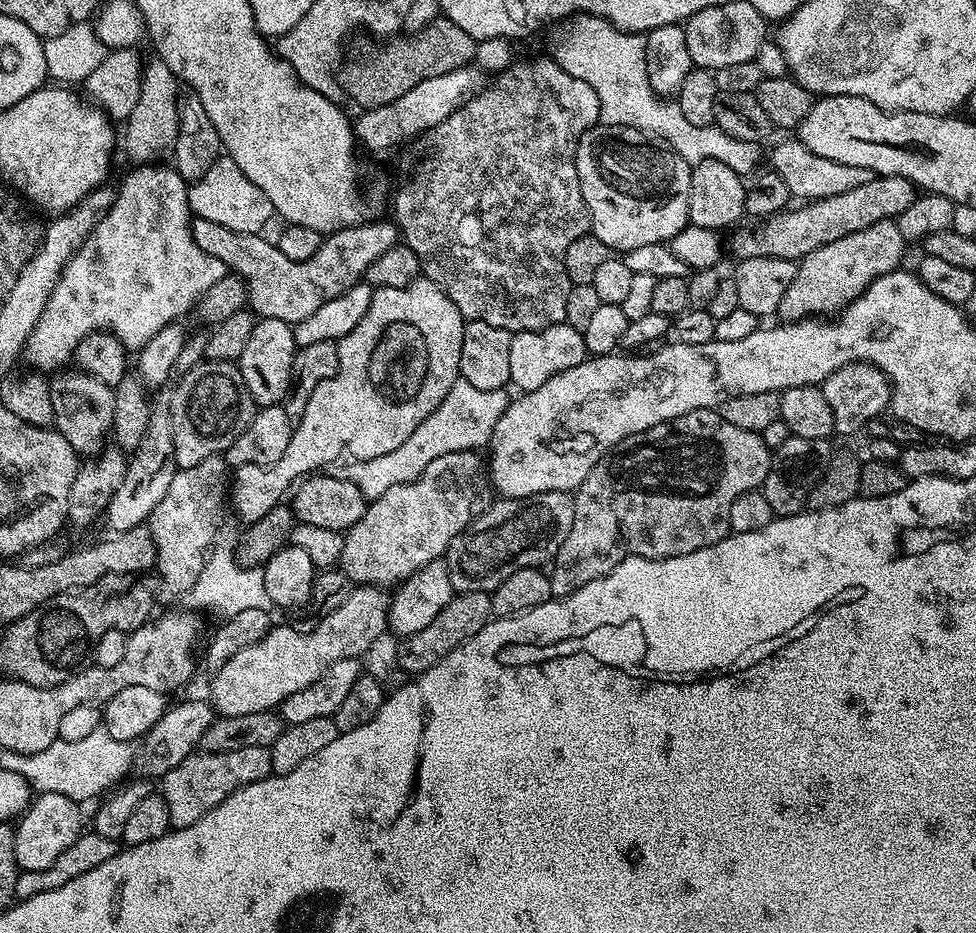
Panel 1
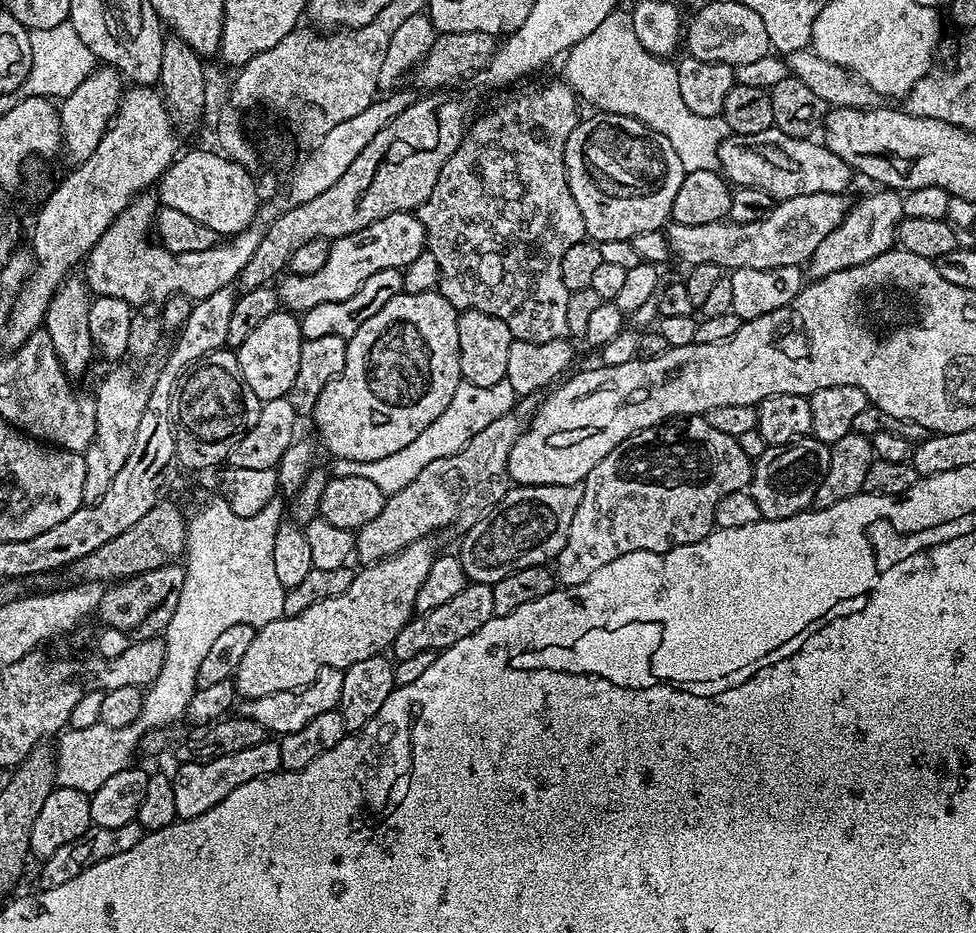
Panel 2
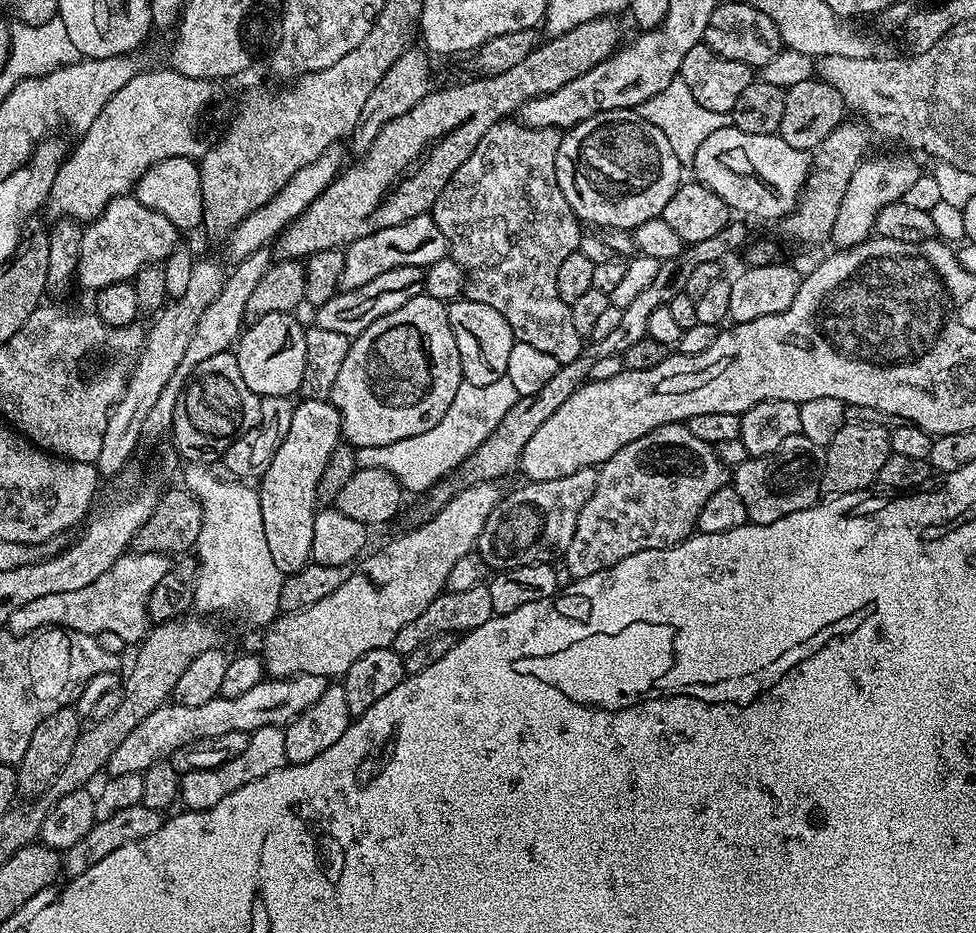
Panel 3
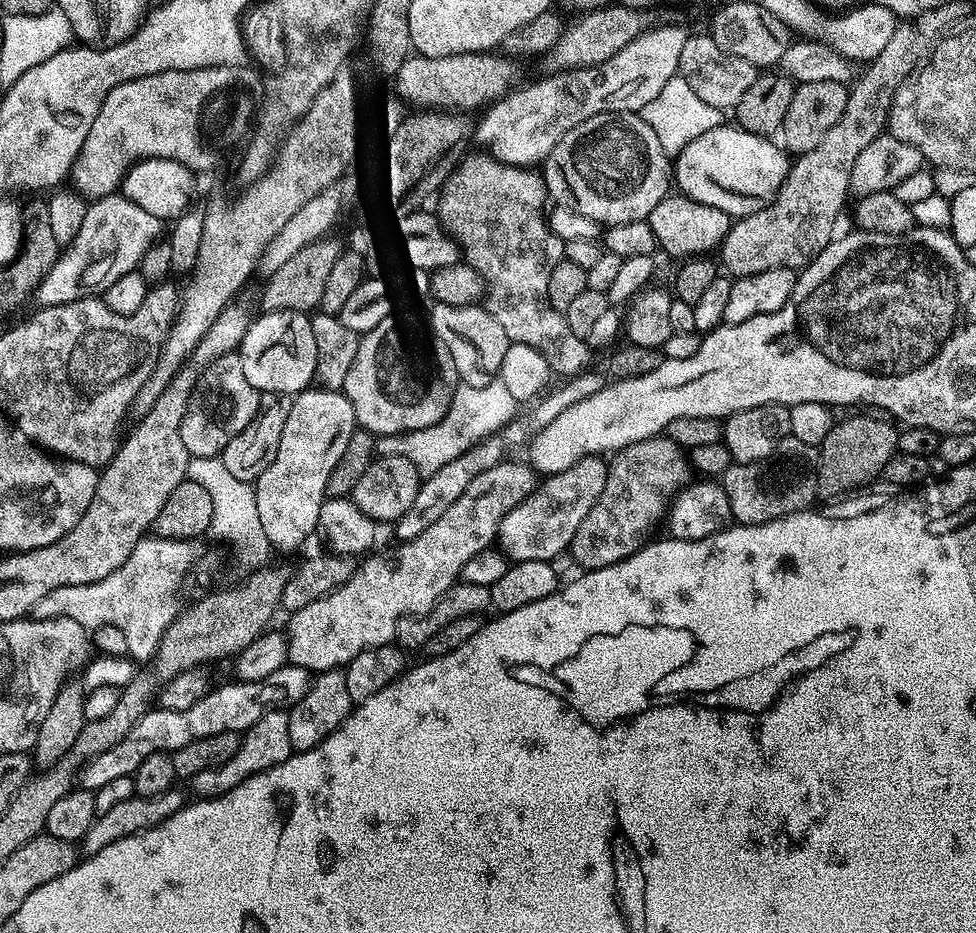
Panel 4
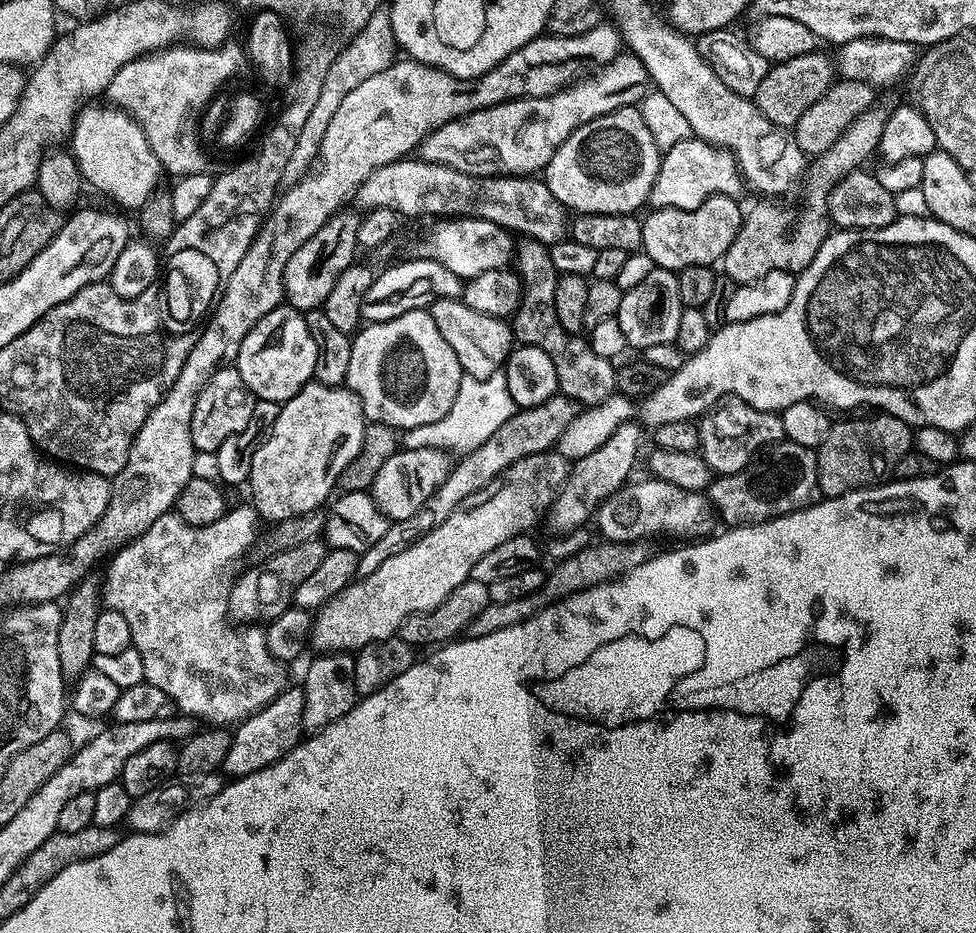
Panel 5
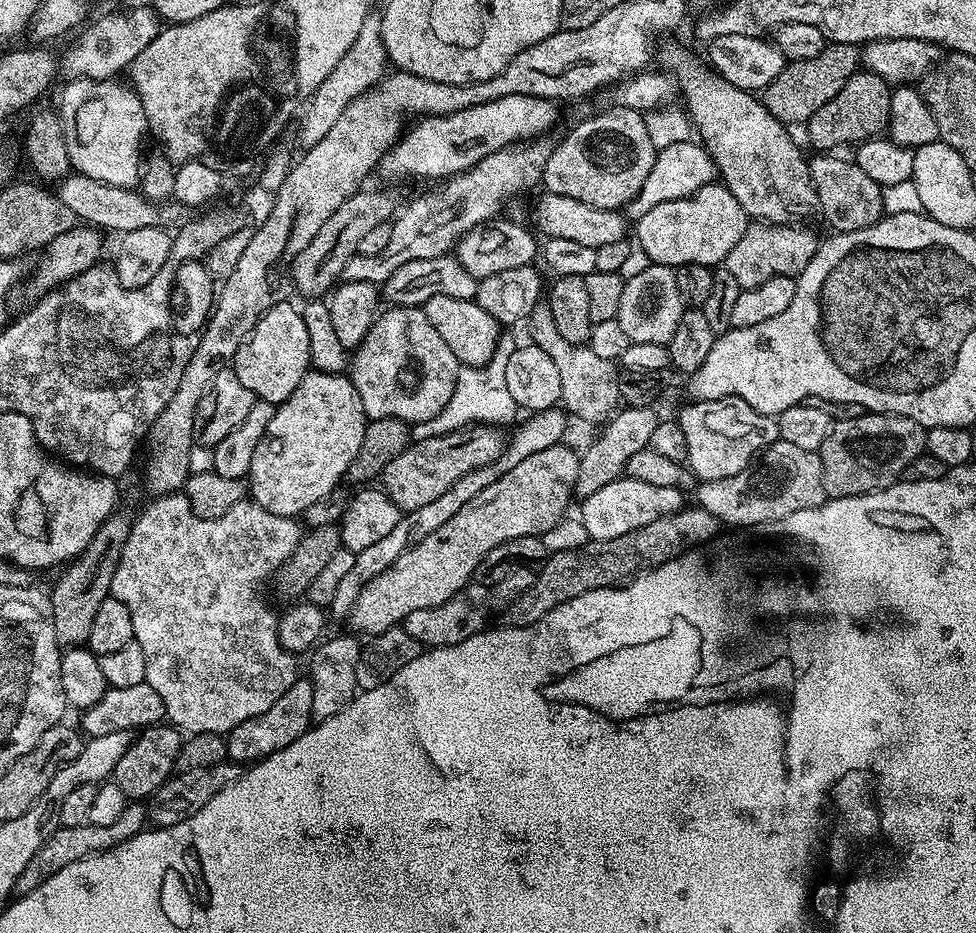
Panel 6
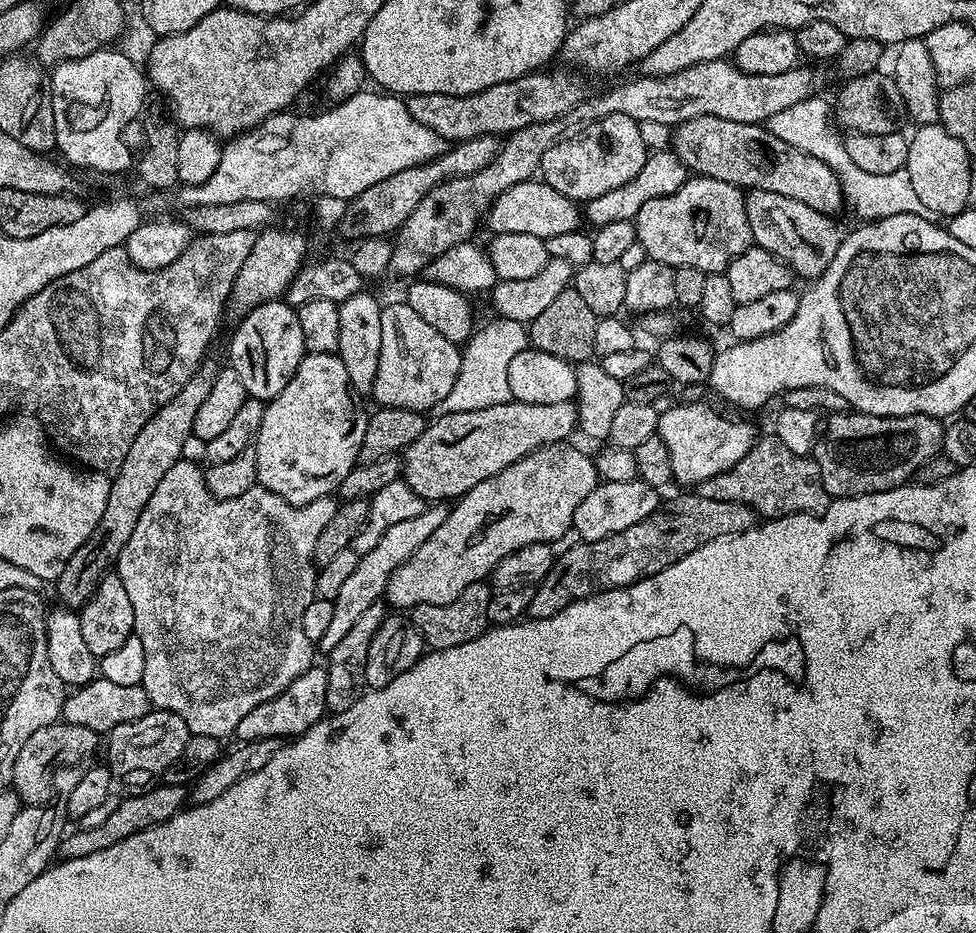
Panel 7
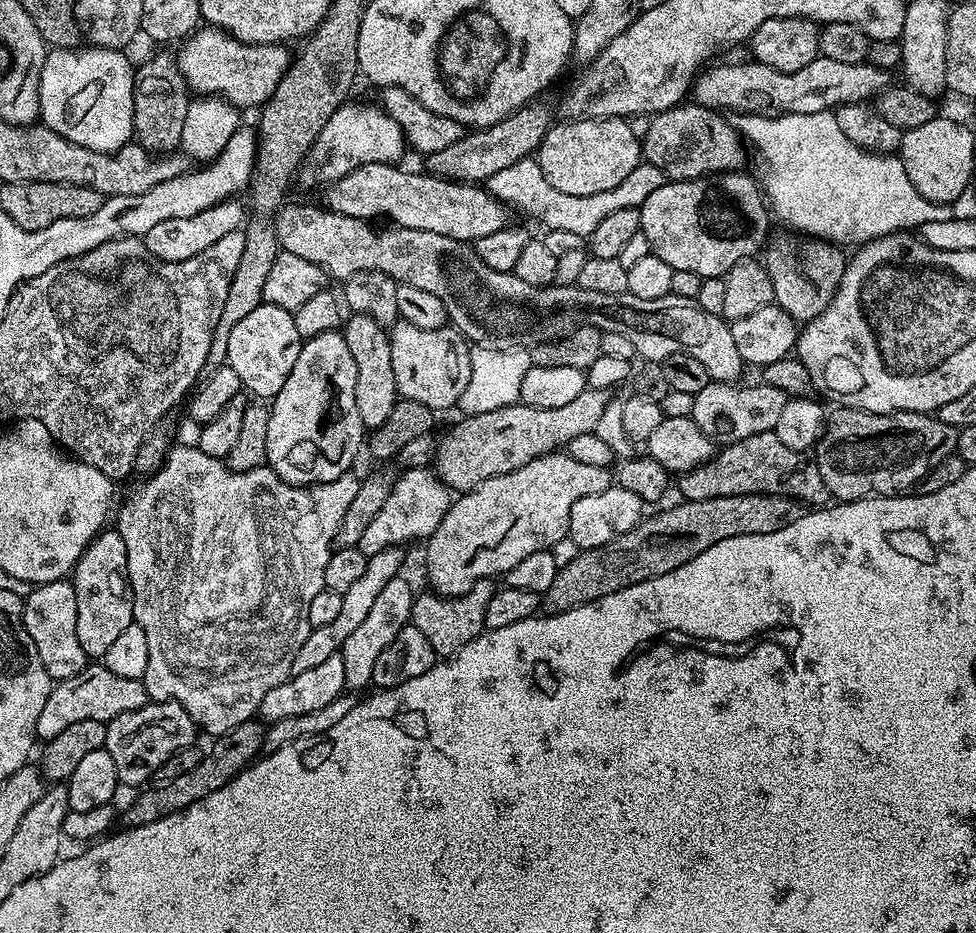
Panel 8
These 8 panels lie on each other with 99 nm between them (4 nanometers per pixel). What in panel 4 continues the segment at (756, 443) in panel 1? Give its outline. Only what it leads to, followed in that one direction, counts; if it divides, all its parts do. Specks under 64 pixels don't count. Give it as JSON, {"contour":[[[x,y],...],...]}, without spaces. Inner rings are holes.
{"contour":[[[664,434],[651,436],[649,440],[619,449],[614,458],[616,461],[611,461],[602,498],[598,498],[590,514],[582,518],[582,526],[578,526],[572,539],[570,556],[573,556],[584,570],[616,564],[641,547],[645,539],[643,536],[647,534],[652,519],[660,511],[661,515],[666,508],[664,476],[678,475],[684,464],[686,468],[685,449],[678,447]]]}

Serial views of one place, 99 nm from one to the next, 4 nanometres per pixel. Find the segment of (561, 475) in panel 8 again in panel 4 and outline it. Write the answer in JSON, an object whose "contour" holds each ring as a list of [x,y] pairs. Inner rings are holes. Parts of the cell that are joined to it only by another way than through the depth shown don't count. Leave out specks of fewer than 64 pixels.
{"contour":[[[505,458],[498,466],[490,466],[490,470],[486,470],[486,474],[478,474],[478,478],[474,478],[474,482],[466,486],[462,498],[458,498],[458,502],[454,502],[454,506],[450,506],[450,510],[446,510],[446,514],[442,514],[442,518],[438,518],[434,526],[426,526],[426,530],[422,530],[418,538],[401,543],[396,546],[400,548],[394,549],[393,552],[384,552],[381,556],[369,555],[357,567],[350,582],[318,598],[318,602],[310,602],[310,606],[302,606],[302,610],[291,613],[289,620],[292,621],[289,622],[288,628],[286,627],[291,663],[302,666],[313,674],[331,668],[343,669],[355,656],[362,654],[362,650],[393,643],[396,639],[398,618],[425,616],[438,602],[438,598],[442,598],[442,594],[446,594],[446,590],[450,590],[450,586],[460,580],[460,571],[464,569],[466,562],[470,562],[474,554],[497,543],[500,524],[508,513],[513,512],[536,491],[537,469],[533,468],[531,463],[521,460]]]}

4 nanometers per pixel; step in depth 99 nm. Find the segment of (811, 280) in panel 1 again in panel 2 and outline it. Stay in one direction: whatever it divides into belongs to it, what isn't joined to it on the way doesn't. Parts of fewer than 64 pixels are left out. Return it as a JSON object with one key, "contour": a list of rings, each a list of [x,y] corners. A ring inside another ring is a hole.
{"contour":[[[896,190],[872,191],[876,192],[862,197],[857,204],[855,201],[844,215],[844,221],[822,238],[810,261],[813,277],[829,276],[850,266],[870,262],[870,258],[878,258],[878,254],[889,251],[896,244],[896,228],[905,217],[901,193]]]}

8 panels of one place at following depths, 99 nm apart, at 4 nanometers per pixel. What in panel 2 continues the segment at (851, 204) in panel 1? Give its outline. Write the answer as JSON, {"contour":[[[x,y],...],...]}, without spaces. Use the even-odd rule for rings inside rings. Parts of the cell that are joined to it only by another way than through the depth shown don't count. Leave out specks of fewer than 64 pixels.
{"contour":[[[802,194],[798,198],[773,203],[770,214],[758,222],[734,224],[727,219],[706,222],[706,226],[686,226],[675,222],[666,228],[668,245],[684,266],[713,264],[722,270],[774,270],[778,266],[804,266],[811,261],[822,238],[844,221],[850,207],[844,194]]]}

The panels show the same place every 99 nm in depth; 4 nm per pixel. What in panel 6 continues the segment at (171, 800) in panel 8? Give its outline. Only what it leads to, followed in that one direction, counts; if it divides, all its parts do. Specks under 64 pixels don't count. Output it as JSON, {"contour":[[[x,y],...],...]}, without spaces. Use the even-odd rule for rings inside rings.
{"contour":[[[129,802],[124,808],[122,818],[118,818],[118,822],[113,822],[111,826],[94,826],[87,823],[82,826],[57,827],[52,836],[46,838],[46,842],[42,842],[42,850],[38,850],[38,854],[34,854],[34,858],[30,858],[29,865],[22,872],[22,878],[18,878],[15,895],[22,897],[30,894],[38,886],[42,886],[42,882],[46,878],[58,874],[58,870],[66,870],[66,866],[70,866],[74,862],[85,860],[88,856],[108,852],[114,846],[134,838],[139,832],[145,831],[148,823],[147,807],[140,802]]]}

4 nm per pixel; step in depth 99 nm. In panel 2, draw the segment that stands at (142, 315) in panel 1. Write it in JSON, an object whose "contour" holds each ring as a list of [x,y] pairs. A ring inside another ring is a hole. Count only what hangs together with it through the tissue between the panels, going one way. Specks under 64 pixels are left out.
{"contour":[[[145,190],[132,197],[132,201],[114,218],[112,223],[114,235],[111,231],[102,234],[102,238],[98,238],[98,242],[83,261],[84,272],[82,271],[82,276],[87,283],[89,293],[96,296],[114,296],[122,298],[127,304],[141,306],[149,305],[153,301],[152,296],[157,296],[157,301],[163,302],[169,296],[177,294],[187,296],[189,300],[195,302],[214,294],[214,290],[222,290],[235,285],[240,279],[242,266],[246,266],[246,262],[250,262],[250,258],[254,258],[254,250],[258,250],[264,237],[264,228],[250,227],[245,232],[239,232],[234,237],[234,242],[217,242],[210,250],[202,250],[194,254],[168,253],[159,243],[154,242],[152,237],[158,211],[158,200],[153,193],[152,196],[150,193],[151,191]]]}

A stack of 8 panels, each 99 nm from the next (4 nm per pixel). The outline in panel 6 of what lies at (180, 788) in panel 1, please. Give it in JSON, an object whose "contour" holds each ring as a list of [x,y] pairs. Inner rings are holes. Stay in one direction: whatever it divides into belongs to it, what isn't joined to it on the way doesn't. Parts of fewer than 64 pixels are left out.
{"contour":[[[296,679],[290,686],[290,690],[286,690],[286,694],[282,694],[282,698],[278,698],[278,702],[270,706],[270,710],[254,718],[246,718],[246,722],[234,726],[232,731],[227,733],[228,759],[236,761],[241,766],[251,766],[256,761],[265,760],[270,754],[290,746],[290,742],[302,738],[302,734],[306,734],[312,727],[313,710],[314,686],[311,679]]]}

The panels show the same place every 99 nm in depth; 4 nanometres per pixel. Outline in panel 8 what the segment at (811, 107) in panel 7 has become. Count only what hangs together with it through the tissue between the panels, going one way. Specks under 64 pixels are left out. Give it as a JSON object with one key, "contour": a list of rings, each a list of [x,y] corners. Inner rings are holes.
{"contour":[[[831,111],[785,116],[740,114],[734,123],[737,132],[751,147],[752,144],[756,147],[768,167],[764,180],[762,176],[762,188],[775,219],[777,216],[780,220],[789,220],[800,231],[813,232],[816,235],[813,237],[825,238],[837,246],[859,246],[891,232],[916,230],[926,222],[946,222],[953,217],[951,204],[935,204],[914,190],[914,182],[910,182],[899,155],[867,152],[854,146],[854,142],[842,134]]]}

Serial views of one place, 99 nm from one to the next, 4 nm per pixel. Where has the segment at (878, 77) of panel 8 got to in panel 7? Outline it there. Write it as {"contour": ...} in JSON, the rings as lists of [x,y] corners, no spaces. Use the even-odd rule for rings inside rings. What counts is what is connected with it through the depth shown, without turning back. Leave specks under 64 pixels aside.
{"contour":[[[731,59],[698,62],[678,74],[650,76],[640,74],[637,80],[630,80],[621,88],[612,88],[601,96],[589,95],[574,105],[566,115],[550,122],[538,122],[522,130],[511,133],[501,143],[500,153],[478,174],[447,180],[440,184],[406,218],[400,231],[395,233],[392,244],[392,257],[389,260],[391,275],[415,277],[423,273],[436,257],[450,246],[458,246],[473,239],[476,219],[487,213],[488,207],[510,186],[533,179],[537,175],[542,154],[551,144],[565,134],[575,133],[586,124],[606,118],[610,114],[626,114],[638,122],[662,122],[675,126],[690,118],[713,116],[726,118],[730,122],[764,124],[774,114],[798,106],[798,102],[808,99],[817,91],[816,76],[808,68],[797,66],[786,70],[786,74],[746,74],[737,68]]]}

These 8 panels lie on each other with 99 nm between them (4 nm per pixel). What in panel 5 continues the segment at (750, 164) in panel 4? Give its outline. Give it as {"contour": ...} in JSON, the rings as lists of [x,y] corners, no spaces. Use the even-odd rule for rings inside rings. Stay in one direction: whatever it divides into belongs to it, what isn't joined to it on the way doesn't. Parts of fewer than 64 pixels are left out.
{"contour":[[[689,138],[670,146],[661,155],[658,178],[655,179],[652,192],[648,195],[648,204],[653,209],[694,210],[711,196],[740,198],[744,188],[746,189],[746,180],[732,152],[699,138]]]}

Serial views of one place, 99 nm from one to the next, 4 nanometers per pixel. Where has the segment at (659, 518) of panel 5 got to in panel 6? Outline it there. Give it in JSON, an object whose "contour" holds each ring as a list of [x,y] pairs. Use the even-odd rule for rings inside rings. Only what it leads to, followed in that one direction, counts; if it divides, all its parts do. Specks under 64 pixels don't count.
{"contour":[[[625,475],[579,501],[580,524],[588,540],[618,538],[622,534],[630,534],[630,530],[638,530],[638,526],[658,522],[658,518],[666,518],[685,507],[684,496],[685,493],[674,486],[650,486],[650,482],[638,482]]]}

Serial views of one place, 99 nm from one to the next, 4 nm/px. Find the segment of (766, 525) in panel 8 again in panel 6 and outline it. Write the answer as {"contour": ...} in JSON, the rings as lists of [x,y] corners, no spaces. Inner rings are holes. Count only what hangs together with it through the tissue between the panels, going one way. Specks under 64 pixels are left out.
{"contour":[[[685,506],[666,518],[658,518],[658,522],[649,522],[647,526],[638,526],[638,530],[630,530],[630,534],[605,540],[588,540],[577,548],[553,551],[544,561],[533,586],[506,609],[505,623],[511,628],[533,625],[546,618],[554,606],[562,606],[562,602],[570,602],[570,598],[578,598],[578,594],[617,587],[642,572],[699,549],[707,540],[714,539],[716,531],[721,528],[721,522],[714,518],[714,514],[710,514],[710,510]]]}

